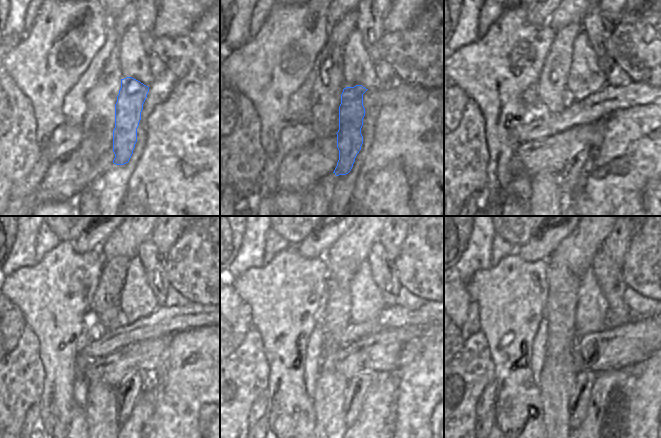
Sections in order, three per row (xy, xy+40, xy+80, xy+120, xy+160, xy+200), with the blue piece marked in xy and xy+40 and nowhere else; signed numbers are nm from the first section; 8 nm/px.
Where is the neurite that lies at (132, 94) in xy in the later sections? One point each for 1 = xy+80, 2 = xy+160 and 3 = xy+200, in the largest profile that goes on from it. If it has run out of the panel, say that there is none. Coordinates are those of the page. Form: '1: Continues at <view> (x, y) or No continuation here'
1: Continues at xy+80 (578, 158)
2: Continues at xy+160 (358, 385)
3: Continues at xy+200 (585, 380).

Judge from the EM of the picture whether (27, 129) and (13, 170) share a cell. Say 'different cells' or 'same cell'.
same cell

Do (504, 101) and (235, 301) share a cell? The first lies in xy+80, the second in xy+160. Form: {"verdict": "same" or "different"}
{"verdict": "different"}

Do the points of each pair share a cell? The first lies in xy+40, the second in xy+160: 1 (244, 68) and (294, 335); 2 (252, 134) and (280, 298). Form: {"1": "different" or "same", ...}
{"1": "same", "2": "different"}

